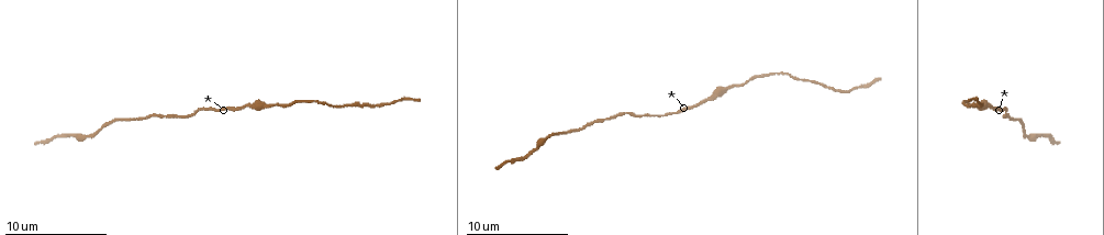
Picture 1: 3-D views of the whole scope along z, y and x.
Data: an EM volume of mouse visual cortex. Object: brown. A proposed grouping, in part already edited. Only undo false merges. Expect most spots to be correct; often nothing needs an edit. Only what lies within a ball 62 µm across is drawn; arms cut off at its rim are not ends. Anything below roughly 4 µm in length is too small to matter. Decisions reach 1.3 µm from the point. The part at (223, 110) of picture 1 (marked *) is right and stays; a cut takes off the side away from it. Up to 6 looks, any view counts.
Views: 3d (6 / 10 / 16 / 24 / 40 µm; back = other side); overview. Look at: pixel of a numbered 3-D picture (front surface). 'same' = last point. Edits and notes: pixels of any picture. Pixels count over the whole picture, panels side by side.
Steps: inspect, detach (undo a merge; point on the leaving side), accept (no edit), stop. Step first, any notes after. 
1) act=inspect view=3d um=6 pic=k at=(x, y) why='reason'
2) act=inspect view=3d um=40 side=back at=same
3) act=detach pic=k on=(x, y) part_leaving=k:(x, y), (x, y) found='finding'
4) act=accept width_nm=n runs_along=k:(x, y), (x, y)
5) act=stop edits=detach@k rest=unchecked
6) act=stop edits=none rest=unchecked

act=inspect view=3d um=10 pic=1 at=(725, 89) why='calibre changes'

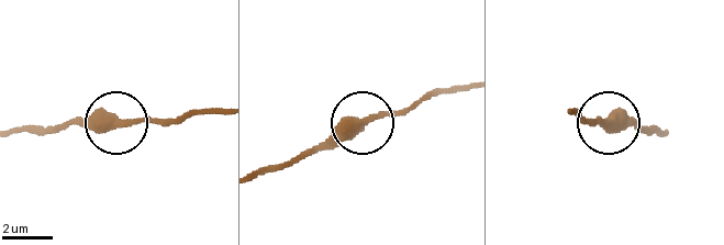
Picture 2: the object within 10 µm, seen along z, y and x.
act=inspect view=3d um=6 pic=2 at=(366, 124)

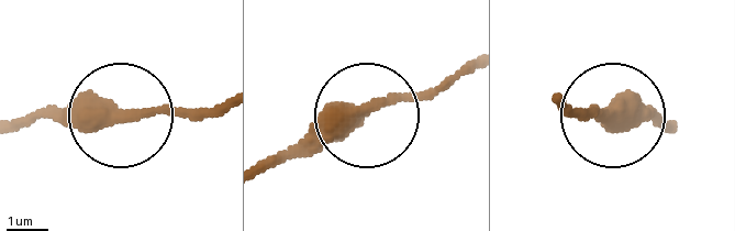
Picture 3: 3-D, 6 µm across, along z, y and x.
act=accept width_nm=380 runs_along=3:(674, 130), (656, 112), (572, 112) found='continuous, no second neuron'

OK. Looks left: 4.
act=inspect view=3d um=16 pic=1 at=(306, 99) why='calibre changes'

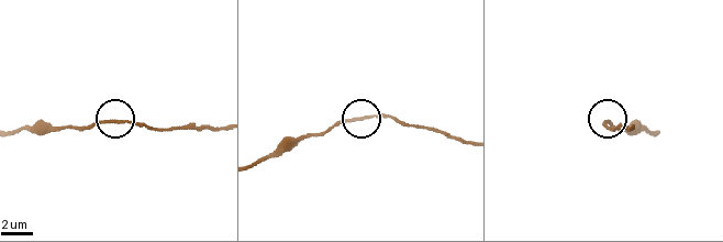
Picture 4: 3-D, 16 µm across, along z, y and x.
act=inspect view=3d um=16 side=back pic=4 at=(116, 121)

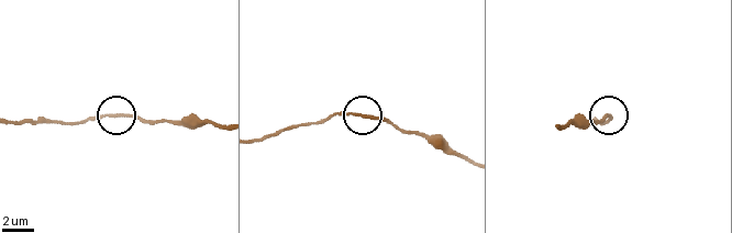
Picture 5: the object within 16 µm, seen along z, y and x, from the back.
act=accept runs_along=5:(464, 161), (417, 134), (366, 115), (320, 120) found='all the same neuron'

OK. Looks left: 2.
act=inspect view=3d um=16 pic=1 at=(92, 135) why='thick turns thin'

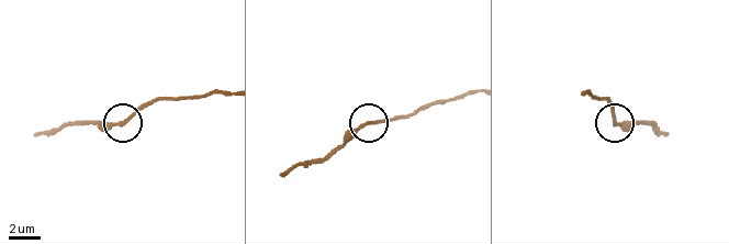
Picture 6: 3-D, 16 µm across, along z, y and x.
act=accept runs_along=6:(585, 92), (606, 100), (616, 122), (645, 123) found='continuous, no second neuron'

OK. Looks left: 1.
act=stop edits=none rest=unchecked

